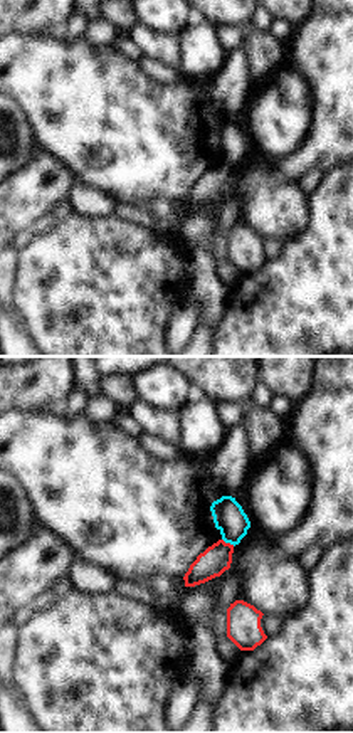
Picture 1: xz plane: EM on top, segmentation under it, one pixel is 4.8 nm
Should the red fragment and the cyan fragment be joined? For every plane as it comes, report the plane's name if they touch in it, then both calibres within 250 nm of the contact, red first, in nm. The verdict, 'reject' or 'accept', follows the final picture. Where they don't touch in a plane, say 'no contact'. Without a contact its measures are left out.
contact in xz; calibres 140 and 150 nm

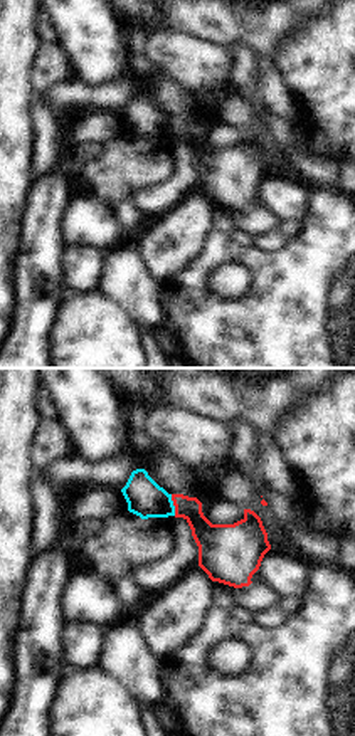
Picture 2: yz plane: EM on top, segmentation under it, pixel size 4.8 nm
contact in yz; calibres 160 and 180 nm

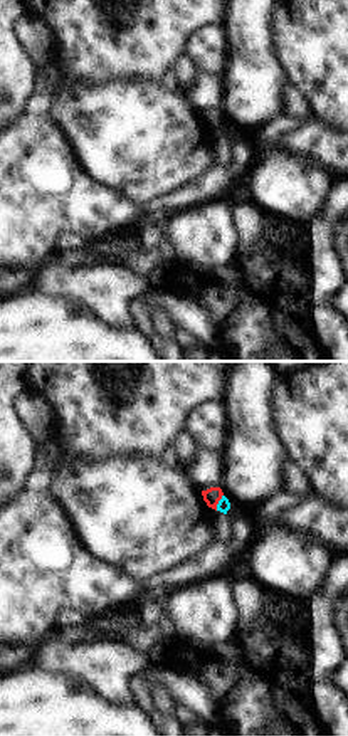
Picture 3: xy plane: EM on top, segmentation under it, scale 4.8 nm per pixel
contact in xy; calibres 80 and 60 nm

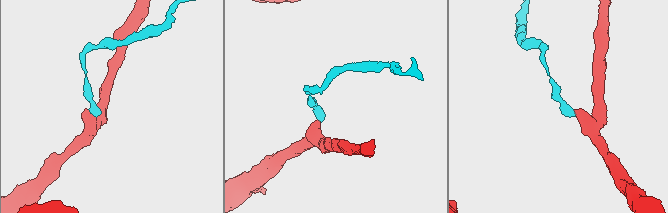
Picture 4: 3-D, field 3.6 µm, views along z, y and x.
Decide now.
reject

